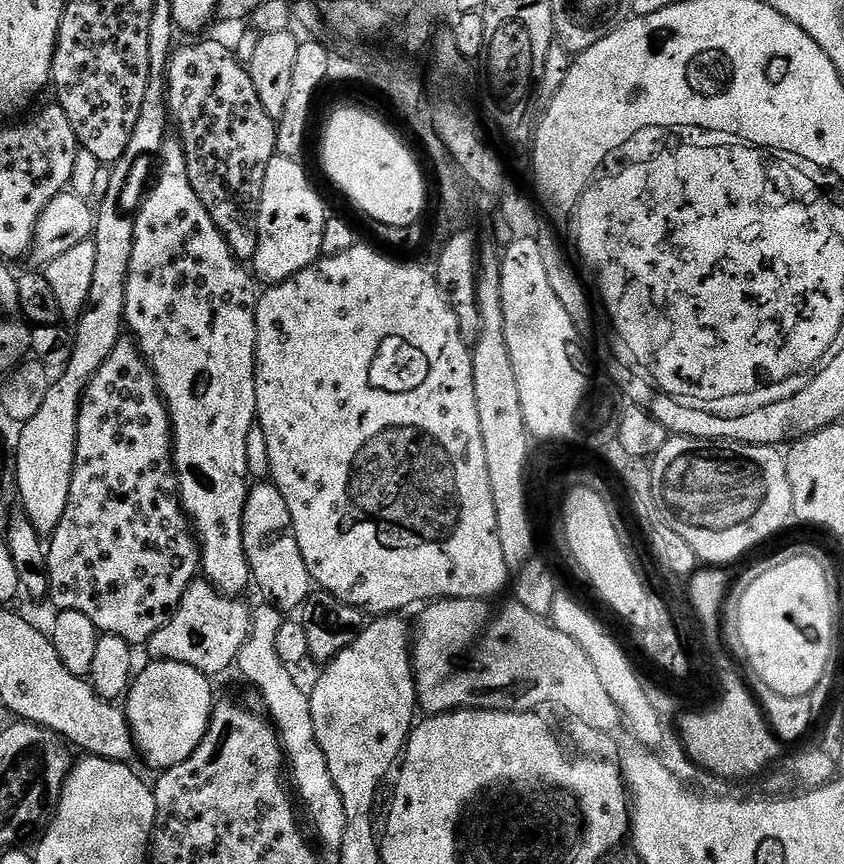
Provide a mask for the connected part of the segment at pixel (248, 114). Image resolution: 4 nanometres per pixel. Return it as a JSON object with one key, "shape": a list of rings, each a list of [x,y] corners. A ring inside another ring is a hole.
{"shape":[[[204,40],[201,44],[188,44],[172,56],[166,71],[166,88],[169,93],[177,92],[185,96],[184,108],[175,113],[174,120],[180,123],[180,140],[184,143],[182,154],[186,158],[186,170],[194,194],[206,206],[214,226],[226,238],[230,250],[241,262],[250,262],[258,250],[258,210],[262,202],[262,182],[266,178],[266,166],[270,166],[272,156],[256,156],[259,152],[269,151],[273,143],[274,124],[266,116],[266,109],[254,103],[258,90],[250,78],[246,64],[240,61],[235,51],[220,40]]]}

